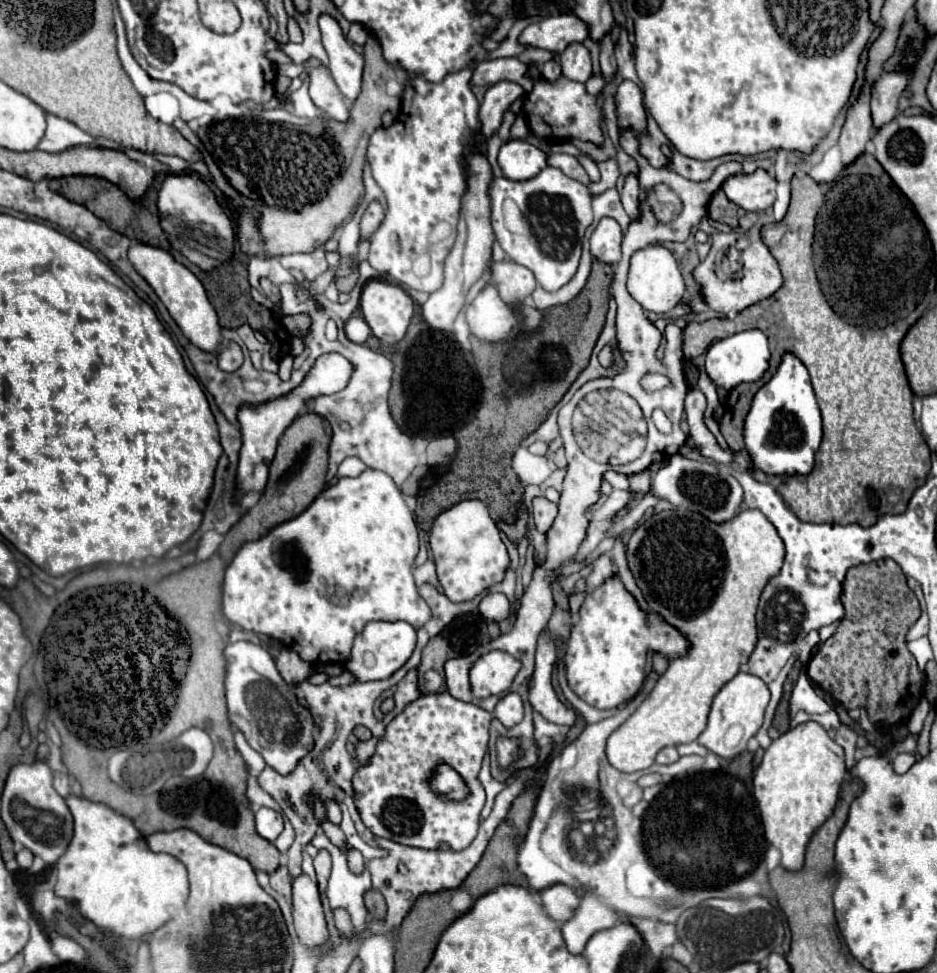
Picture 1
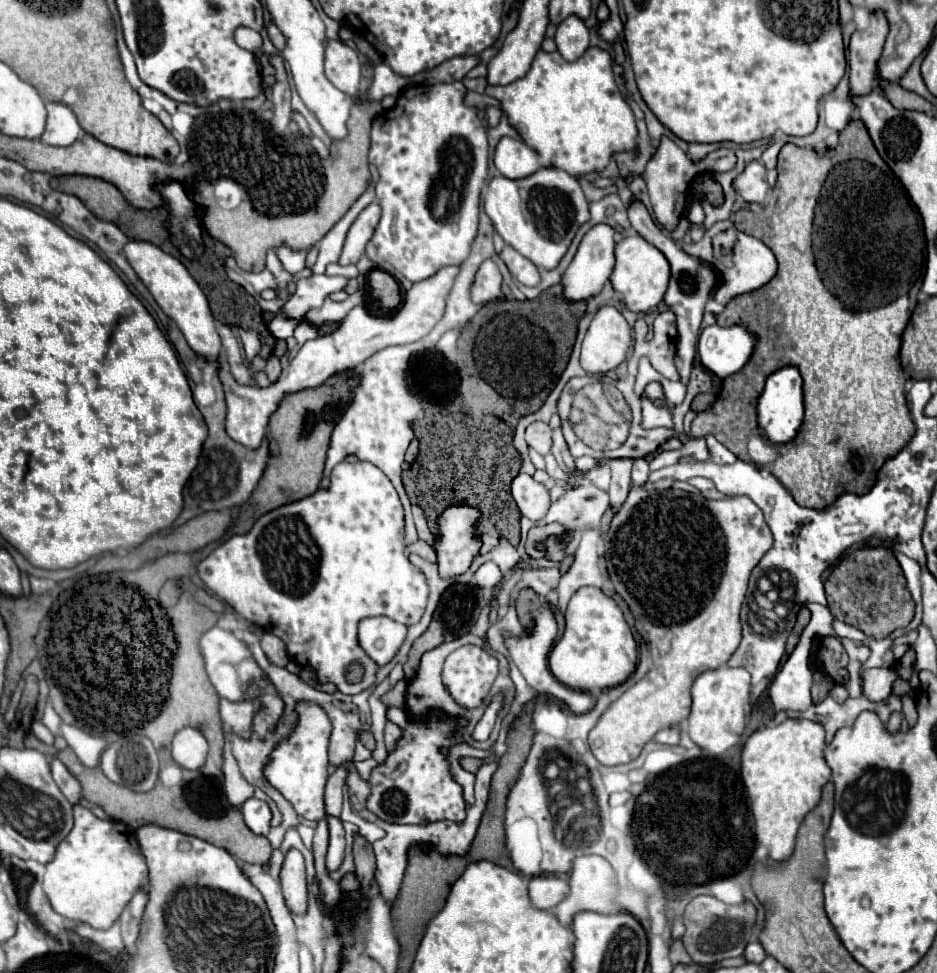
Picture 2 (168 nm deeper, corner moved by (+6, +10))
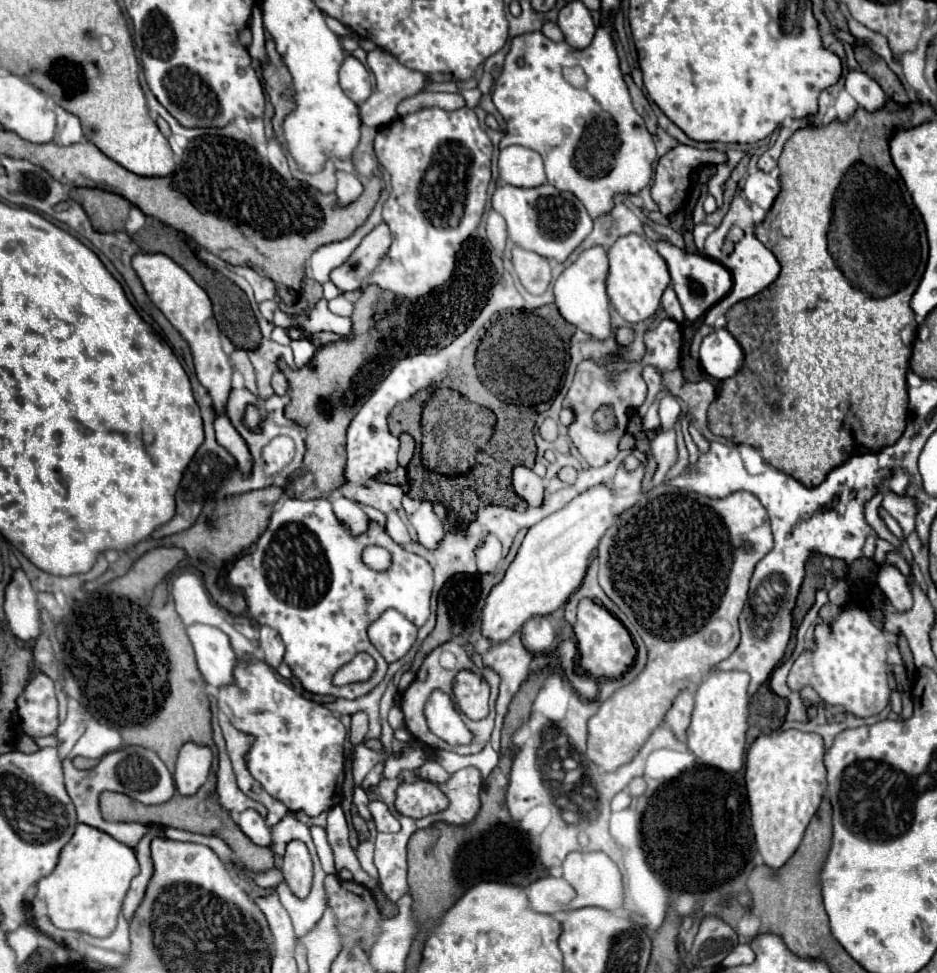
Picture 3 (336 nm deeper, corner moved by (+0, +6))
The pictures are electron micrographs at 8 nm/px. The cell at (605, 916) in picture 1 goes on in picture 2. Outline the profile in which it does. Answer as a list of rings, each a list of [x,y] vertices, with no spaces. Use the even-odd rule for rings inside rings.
[[[598,855],[578,857],[578,859],[574,859],[574,867],[570,873],[570,893],[560,905],[556,905],[554,915],[564,927],[570,927],[574,915],[582,913],[582,911],[594,911],[594,913],[608,915],[614,911],[614,891],[616,891],[614,871],[606,859],[602,859]]]

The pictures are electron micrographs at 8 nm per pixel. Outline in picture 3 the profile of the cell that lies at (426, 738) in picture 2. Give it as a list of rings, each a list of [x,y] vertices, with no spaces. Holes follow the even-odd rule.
[[[406,781],[398,787],[396,809],[408,817],[424,817],[446,809],[448,801],[442,797],[442,791],[430,781]]]

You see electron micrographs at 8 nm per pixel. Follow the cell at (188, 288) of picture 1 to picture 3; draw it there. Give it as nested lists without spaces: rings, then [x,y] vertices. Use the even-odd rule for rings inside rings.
[[[138,253],[132,259],[132,267],[134,267],[136,275],[140,277],[150,301],[164,313],[164,317],[172,323],[172,327],[190,345],[196,377],[198,377],[200,385],[206,387],[206,391],[208,391],[208,395],[212,397],[212,403],[214,403],[212,407],[214,407],[214,413],[216,413],[216,419],[214,419],[216,441],[236,459],[240,473],[248,477],[252,473],[252,463],[254,461],[252,461],[252,453],[250,453],[246,441],[232,427],[232,423],[226,415],[226,401],[228,401],[228,393],[232,389],[232,365],[230,365],[228,355],[222,349],[220,329],[218,329],[218,323],[214,319],[212,303],[210,303],[206,291],[180,265],[176,265],[170,257],[166,257],[162,253]]]

